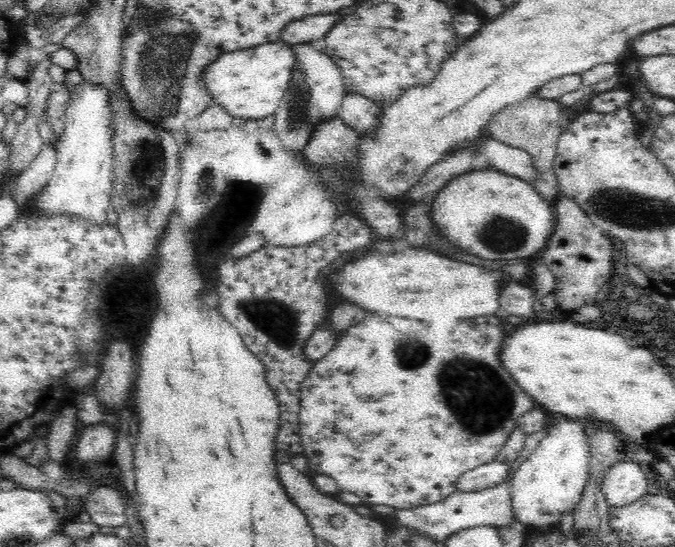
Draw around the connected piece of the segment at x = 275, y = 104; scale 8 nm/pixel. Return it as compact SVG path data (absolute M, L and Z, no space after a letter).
M275 40L254 48L220 54L214 62L210 62L202 70L201 81L206 83L207 94L212 95L213 103L224 106L236 118L248 118L246 122L258 122L260 128L255 128L255 130L262 130L279 107L283 94L287 91L289 82L292 80L294 66L296 66L294 47L282 40Z

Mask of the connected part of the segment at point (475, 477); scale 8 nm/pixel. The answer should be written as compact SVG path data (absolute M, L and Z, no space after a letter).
M494 460L483 466L477 466L461 474L456 481L456 491L460 493L478 493L497 484L502 484L506 479L512 478L515 464L498 462Z

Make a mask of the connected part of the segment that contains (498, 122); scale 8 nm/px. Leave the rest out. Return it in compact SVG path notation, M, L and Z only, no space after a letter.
M532 96L506 105L488 122L489 134L494 140L525 150L530 154L536 169L536 176L531 184L540 193L542 199L551 203L556 202L561 194L553 162L557 154L559 136L567 116L568 111L558 100Z

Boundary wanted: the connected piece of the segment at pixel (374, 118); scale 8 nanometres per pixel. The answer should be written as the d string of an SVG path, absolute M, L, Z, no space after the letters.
M346 92L340 106L338 116L360 135L368 134L368 131L376 130L380 124L380 108L374 104L373 100L364 98L355 92Z

